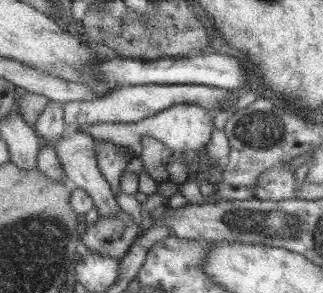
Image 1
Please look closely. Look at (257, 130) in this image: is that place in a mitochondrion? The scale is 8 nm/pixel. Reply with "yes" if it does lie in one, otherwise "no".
yes

